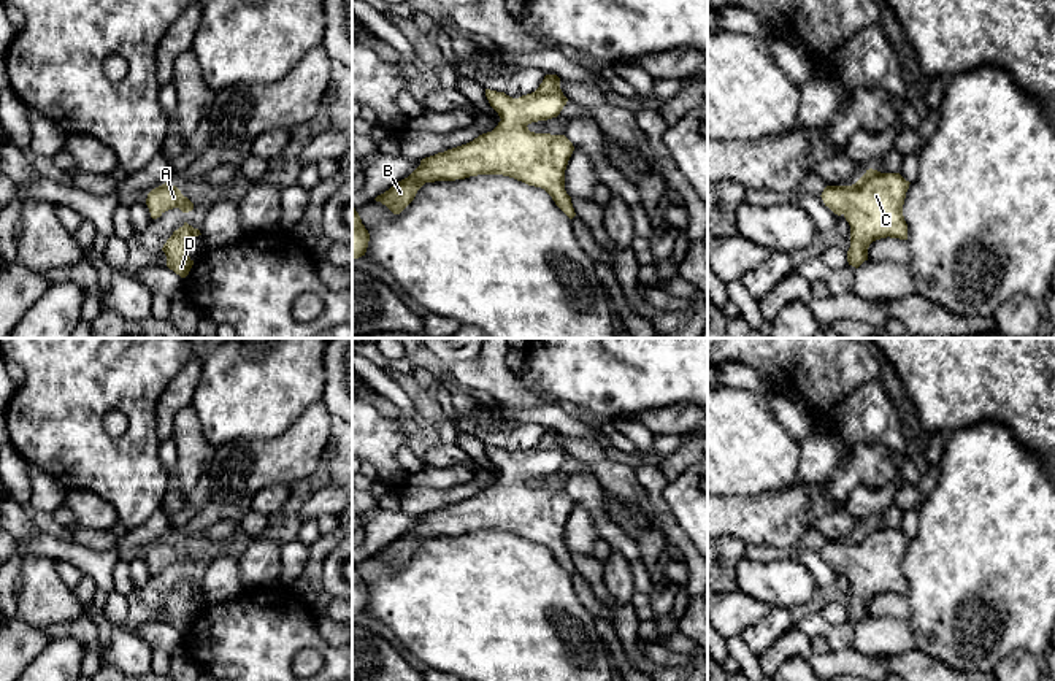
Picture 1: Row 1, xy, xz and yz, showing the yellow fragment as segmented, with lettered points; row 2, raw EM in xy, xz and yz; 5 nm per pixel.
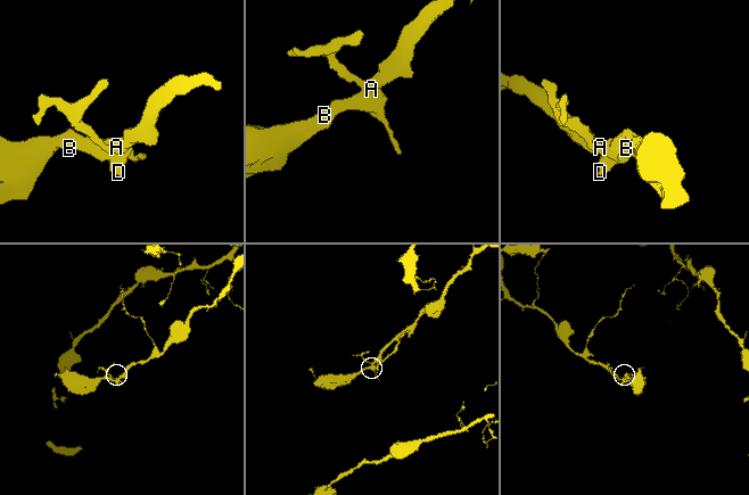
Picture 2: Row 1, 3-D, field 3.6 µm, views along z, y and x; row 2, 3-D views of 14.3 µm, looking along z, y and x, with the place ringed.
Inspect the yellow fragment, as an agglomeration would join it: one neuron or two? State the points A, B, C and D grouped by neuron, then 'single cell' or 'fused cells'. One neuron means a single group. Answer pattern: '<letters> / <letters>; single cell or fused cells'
A B C D; single cell

